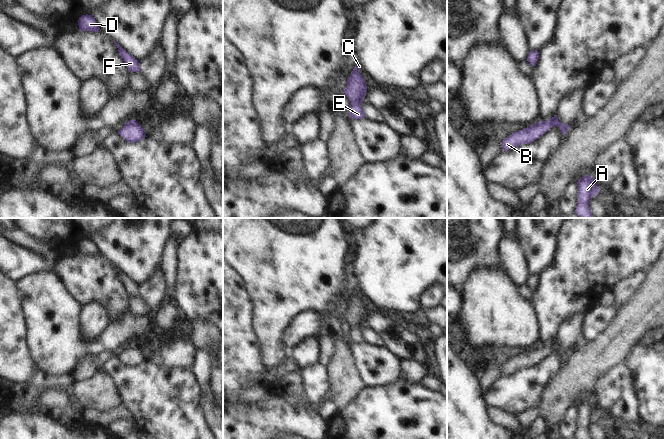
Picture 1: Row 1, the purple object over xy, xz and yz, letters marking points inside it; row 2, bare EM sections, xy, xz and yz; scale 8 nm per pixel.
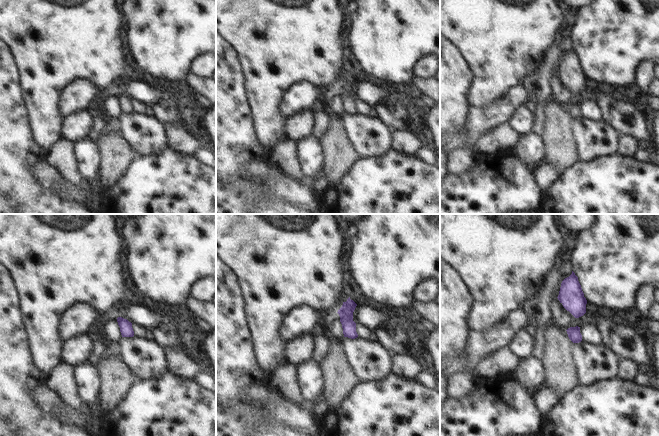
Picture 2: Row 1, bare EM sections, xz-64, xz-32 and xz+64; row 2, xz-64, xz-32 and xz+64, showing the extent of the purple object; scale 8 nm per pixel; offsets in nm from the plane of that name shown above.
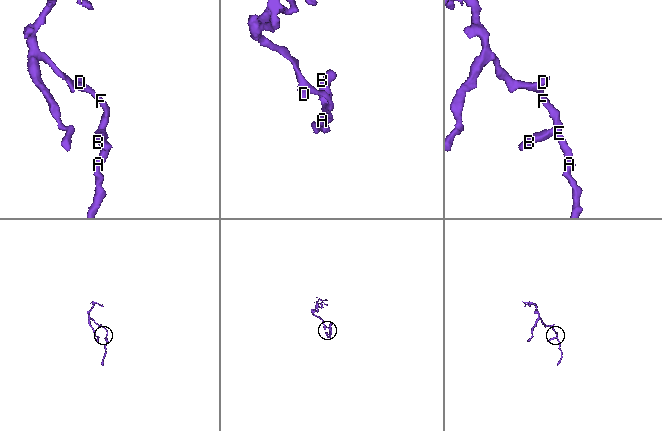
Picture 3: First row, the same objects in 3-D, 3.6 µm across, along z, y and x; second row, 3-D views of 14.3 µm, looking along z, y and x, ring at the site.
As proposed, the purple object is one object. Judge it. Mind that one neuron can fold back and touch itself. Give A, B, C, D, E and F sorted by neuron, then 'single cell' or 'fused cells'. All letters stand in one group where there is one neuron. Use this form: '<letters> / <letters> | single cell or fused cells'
A B C D E F | single cell

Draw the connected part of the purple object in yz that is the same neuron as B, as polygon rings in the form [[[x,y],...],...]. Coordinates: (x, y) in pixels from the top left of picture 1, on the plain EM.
[[[556,338],[554,341],[548,343],[547,345],[542,344],[538,347],[530,349],[527,352],[512,357],[510,360],[508,360],[502,365],[503,375],[516,372],[518,369],[521,368],[534,366],[537,362],[542,360],[549,352],[555,350],[560,352],[563,359],[568,355],[570,351],[567,348],[561,347],[558,344]]]

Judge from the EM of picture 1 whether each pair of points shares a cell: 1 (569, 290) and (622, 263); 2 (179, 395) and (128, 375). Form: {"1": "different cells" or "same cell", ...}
{"1": "same cell", "2": "same cell"}

